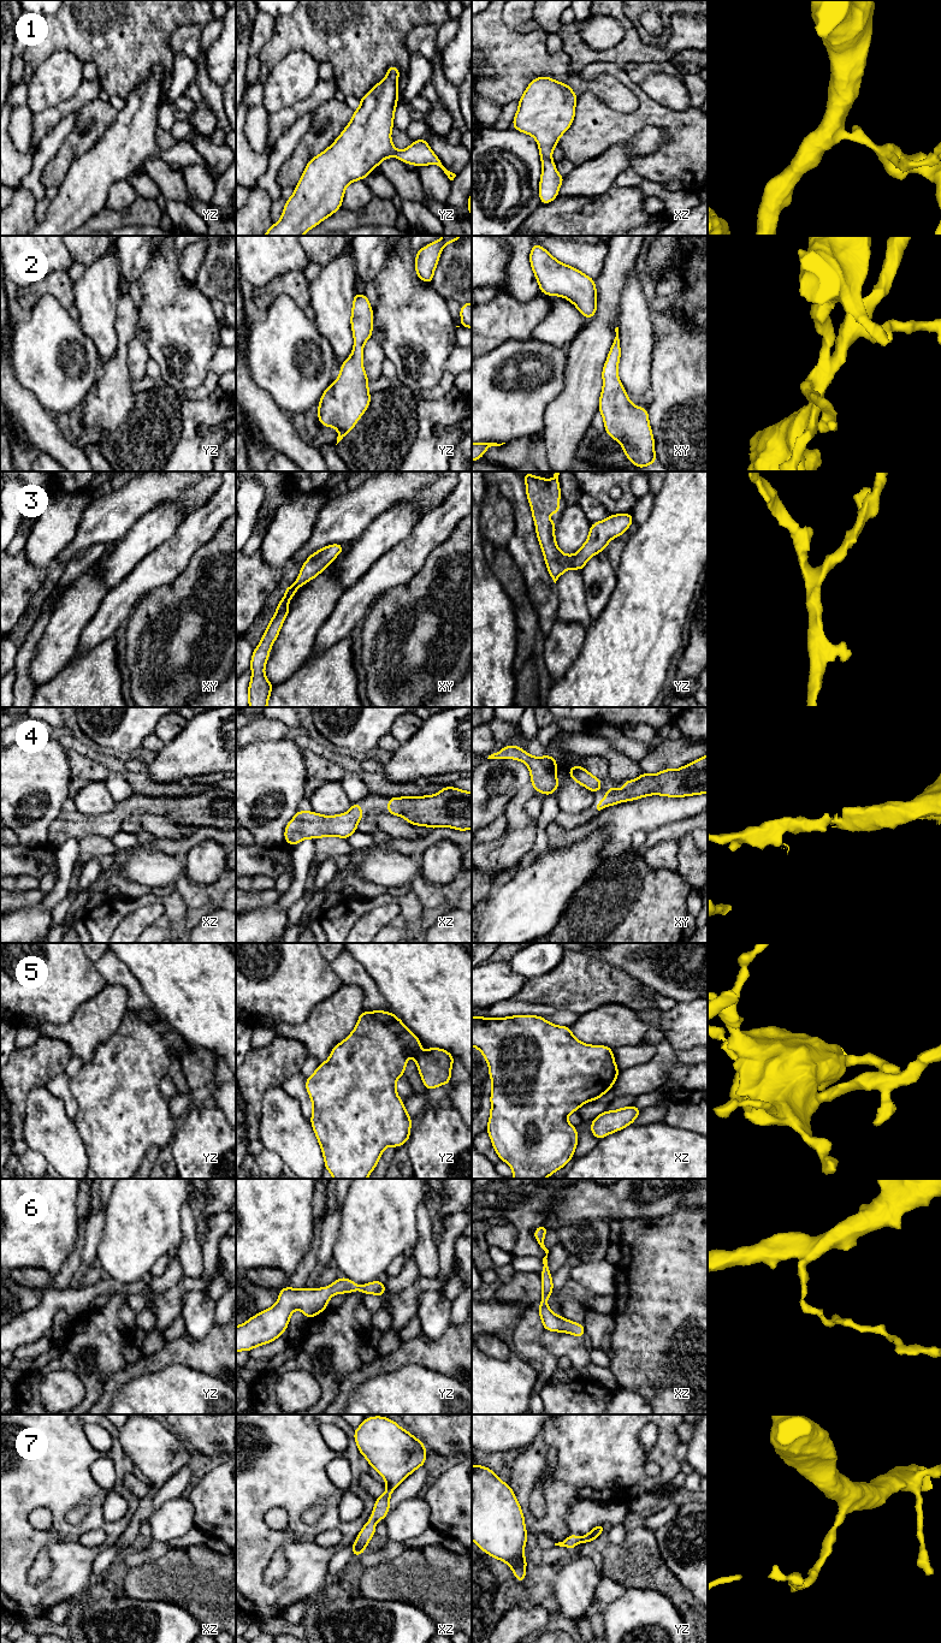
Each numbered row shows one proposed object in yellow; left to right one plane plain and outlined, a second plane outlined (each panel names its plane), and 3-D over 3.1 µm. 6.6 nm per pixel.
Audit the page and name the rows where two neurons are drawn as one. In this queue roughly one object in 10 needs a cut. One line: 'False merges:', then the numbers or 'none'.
False merges: none

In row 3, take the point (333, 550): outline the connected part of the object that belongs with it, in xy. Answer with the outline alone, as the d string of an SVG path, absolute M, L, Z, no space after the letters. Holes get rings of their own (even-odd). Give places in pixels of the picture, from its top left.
M332 544L312 553L302 564L300 575L294 585L285 587L284 598L278 603L276 613L271 618L261 642L253 651L250 660L251 680L248 687L249 707L267 707L273 684L265 677L265 665L270 657L270 650L289 615L290 607L288 603L301 586L324 571L343 550L344 546L342 544Z

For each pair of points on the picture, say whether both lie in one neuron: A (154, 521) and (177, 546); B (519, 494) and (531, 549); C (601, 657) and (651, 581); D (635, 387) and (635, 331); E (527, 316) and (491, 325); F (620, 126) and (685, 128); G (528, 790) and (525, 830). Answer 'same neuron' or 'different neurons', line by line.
A: different neurons
B: same neuron
C: same neuron
D: same neuron
E: same neuron
F: same neuron
G: same neuron

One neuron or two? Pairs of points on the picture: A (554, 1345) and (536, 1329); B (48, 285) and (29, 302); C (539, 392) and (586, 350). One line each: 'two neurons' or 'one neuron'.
A: two neurons
B: one neuron
C: two neurons

